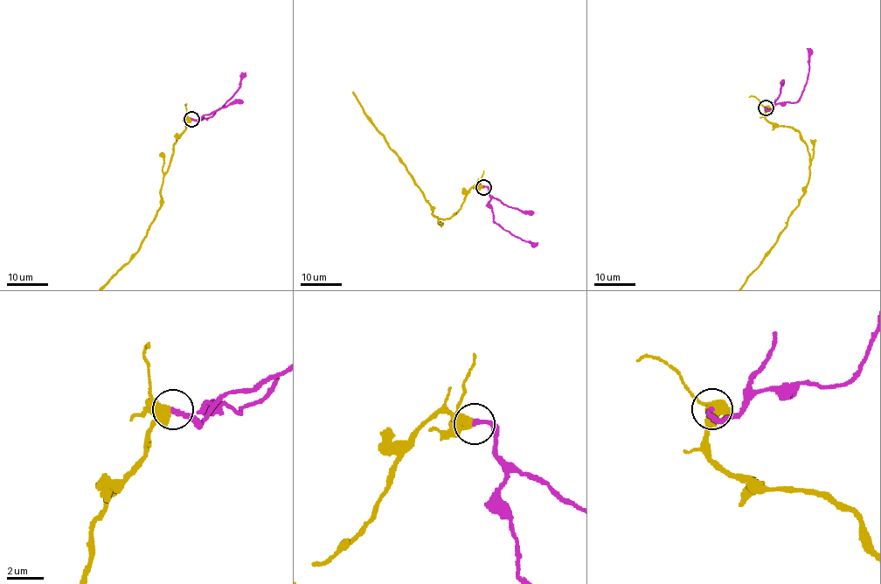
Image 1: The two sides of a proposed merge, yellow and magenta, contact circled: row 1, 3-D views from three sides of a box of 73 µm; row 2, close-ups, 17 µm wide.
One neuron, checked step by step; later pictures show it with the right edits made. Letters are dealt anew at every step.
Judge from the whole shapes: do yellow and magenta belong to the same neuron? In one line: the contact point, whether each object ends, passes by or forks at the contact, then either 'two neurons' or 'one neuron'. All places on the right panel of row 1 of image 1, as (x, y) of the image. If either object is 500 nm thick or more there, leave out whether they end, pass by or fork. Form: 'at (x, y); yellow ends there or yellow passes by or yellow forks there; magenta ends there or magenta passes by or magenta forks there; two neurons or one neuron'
at (766, 107); yellow passes by; magenta ends there; one neuron

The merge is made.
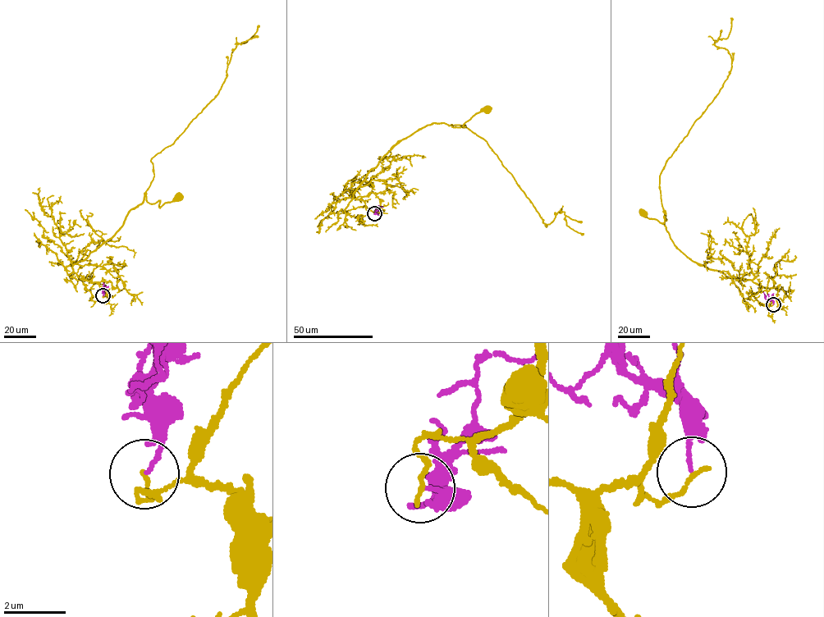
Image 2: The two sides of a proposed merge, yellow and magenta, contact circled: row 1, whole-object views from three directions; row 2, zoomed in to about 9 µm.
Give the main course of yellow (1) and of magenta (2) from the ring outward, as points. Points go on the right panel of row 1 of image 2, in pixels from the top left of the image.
1: (773, 304), (752, 294), (760, 287), (751, 280), (688, 258), (670, 237), (665, 212), (662, 223), (643, 213)
2: (773, 304), (772, 300), (766, 299), (763, 292)

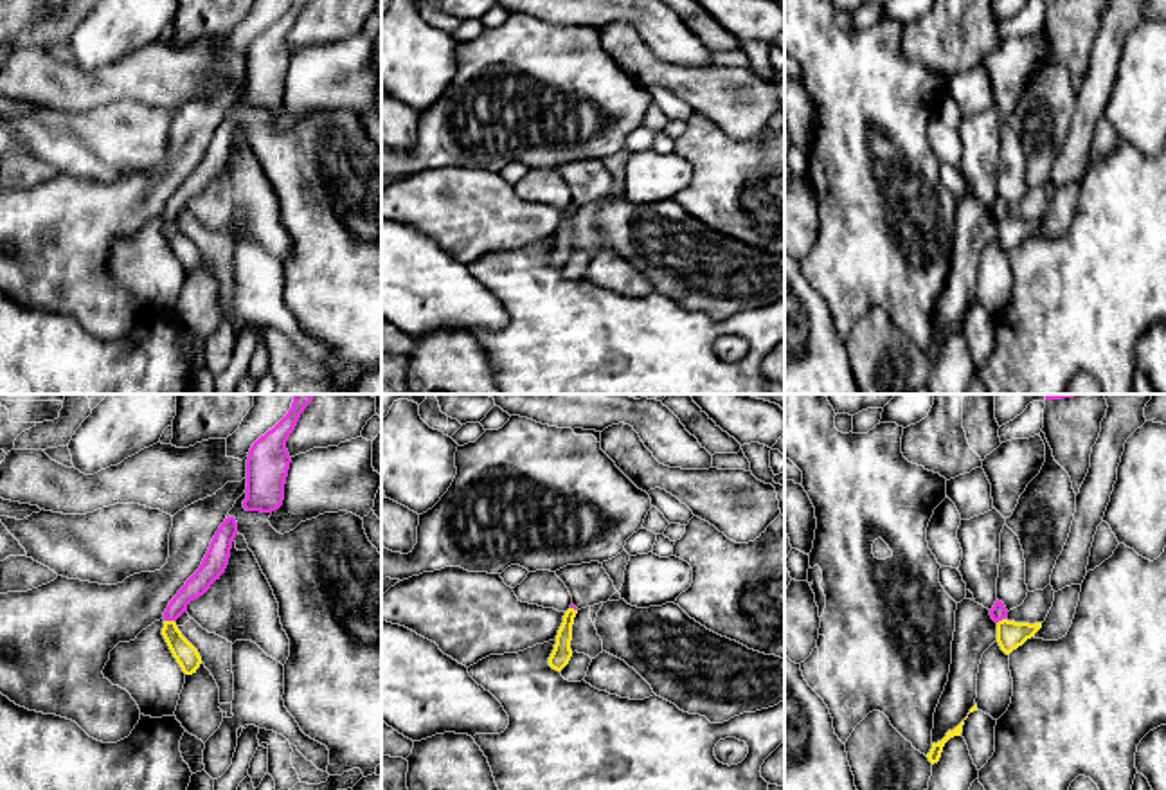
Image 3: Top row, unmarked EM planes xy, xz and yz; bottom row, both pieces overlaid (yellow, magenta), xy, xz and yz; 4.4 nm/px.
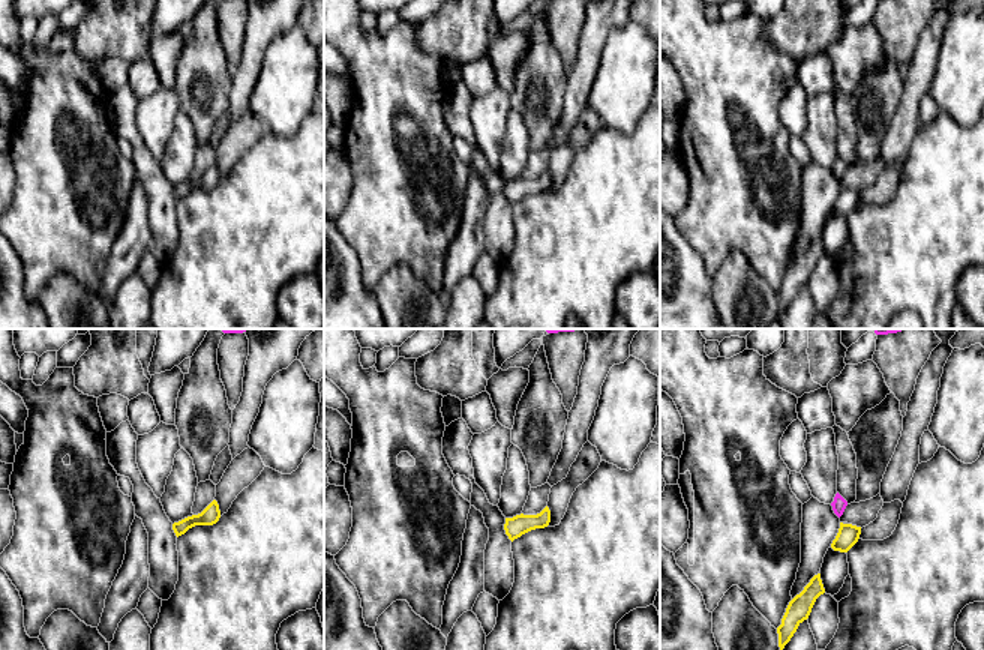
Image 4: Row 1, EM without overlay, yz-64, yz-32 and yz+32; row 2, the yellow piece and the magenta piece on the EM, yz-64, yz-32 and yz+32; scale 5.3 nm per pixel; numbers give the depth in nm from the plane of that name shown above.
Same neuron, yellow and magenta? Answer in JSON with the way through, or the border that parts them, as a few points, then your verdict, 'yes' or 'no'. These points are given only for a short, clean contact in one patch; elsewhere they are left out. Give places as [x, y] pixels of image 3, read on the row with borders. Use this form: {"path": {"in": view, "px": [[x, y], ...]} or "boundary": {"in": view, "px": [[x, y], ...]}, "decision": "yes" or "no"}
{"boundary": {"in": "xy", "px": [[164, 619], [173, 621]]}, "decision": "no"}

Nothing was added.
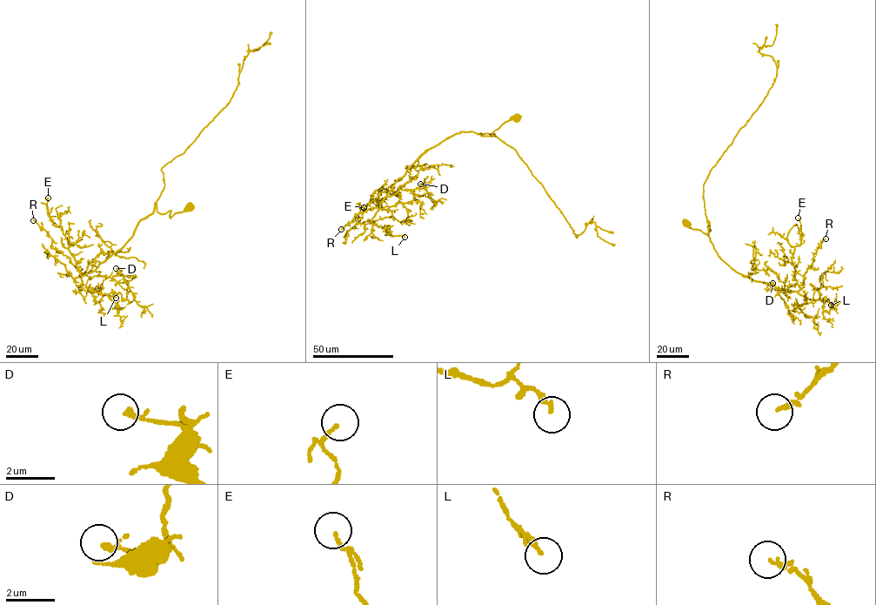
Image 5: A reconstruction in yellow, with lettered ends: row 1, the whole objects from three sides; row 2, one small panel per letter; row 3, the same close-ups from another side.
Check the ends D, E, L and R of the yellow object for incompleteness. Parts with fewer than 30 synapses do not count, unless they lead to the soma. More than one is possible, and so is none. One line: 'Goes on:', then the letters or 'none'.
Goes on: none

